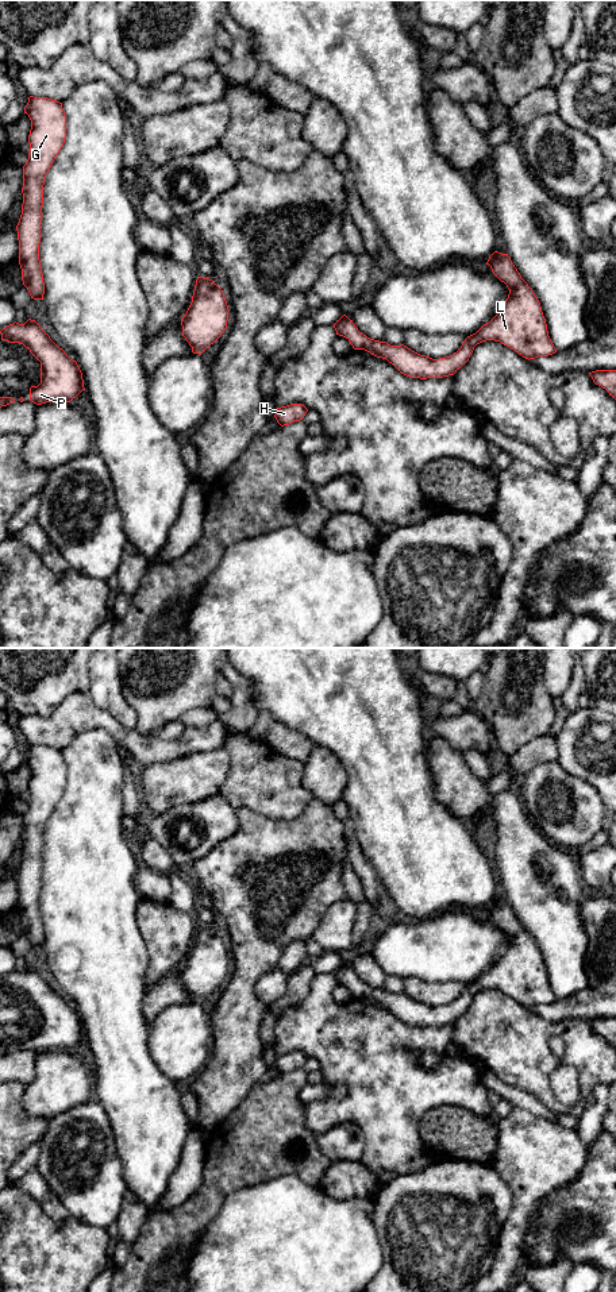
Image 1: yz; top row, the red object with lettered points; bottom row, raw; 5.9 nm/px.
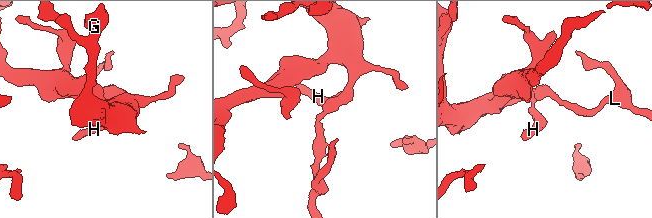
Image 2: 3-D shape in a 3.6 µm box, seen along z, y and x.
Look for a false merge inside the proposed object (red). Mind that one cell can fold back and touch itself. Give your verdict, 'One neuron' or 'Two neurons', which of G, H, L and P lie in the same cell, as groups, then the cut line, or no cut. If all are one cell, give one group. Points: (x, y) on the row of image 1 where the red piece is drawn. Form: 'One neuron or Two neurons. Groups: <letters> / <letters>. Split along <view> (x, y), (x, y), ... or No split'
One neuron. Groups: G H L P. No split

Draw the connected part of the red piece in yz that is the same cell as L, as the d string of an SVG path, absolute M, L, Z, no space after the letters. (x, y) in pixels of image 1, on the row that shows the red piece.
M494 251L486 265L509 289L508 298L500 312L476 333L467 336L461 348L450 356L432 359L404 344L390 346L370 339L359 332L346 315L334 324L336 335L346 338L354 350L365 350L386 359L401 374L420 379L454 375L469 360L474 347L486 340L500 342L528 360L555 354L557 348L548 336L540 302L508 254Z

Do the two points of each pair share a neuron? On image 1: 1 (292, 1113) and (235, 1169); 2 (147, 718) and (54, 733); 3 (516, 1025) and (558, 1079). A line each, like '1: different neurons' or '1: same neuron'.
1: same neuron
2: different neurons
3: different neurons

